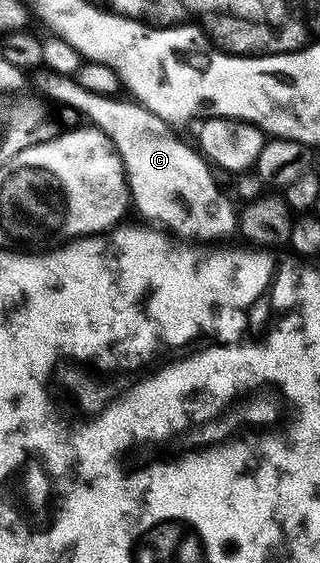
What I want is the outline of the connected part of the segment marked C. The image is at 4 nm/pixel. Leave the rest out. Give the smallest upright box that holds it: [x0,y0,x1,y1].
[29,67,237,243]

